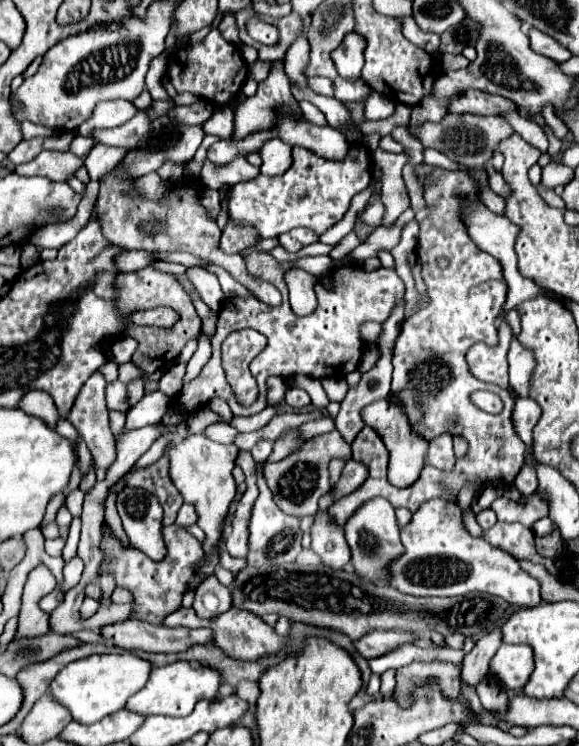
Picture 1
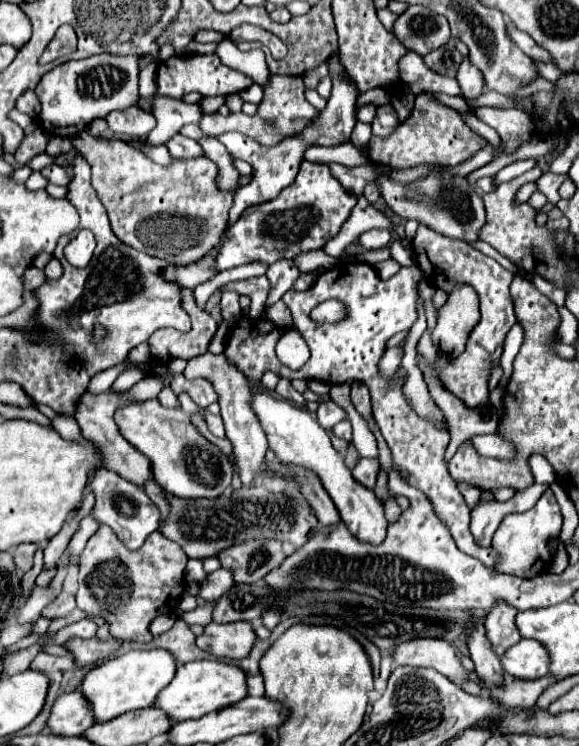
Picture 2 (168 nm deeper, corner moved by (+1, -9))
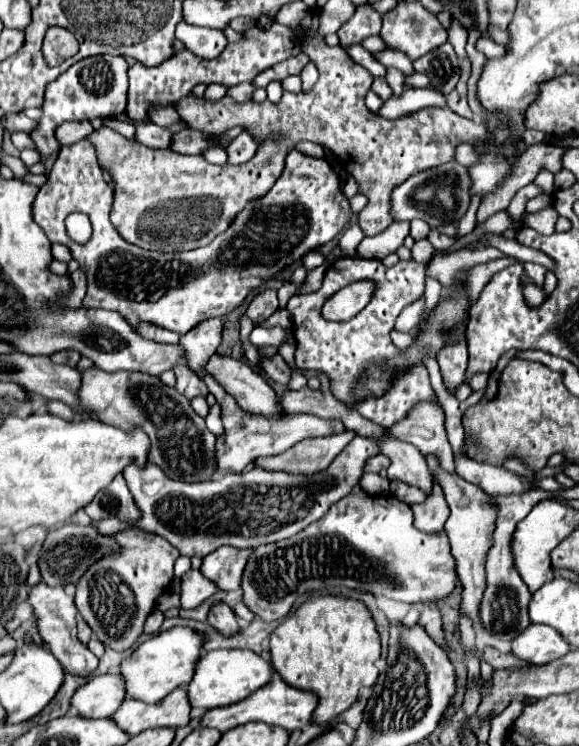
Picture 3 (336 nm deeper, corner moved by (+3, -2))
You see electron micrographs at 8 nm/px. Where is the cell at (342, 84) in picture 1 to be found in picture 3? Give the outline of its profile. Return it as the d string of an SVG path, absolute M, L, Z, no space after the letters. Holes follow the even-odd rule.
M309 62L309 64L303 68L303 72L301 72L303 90L311 90L311 88L313 88L313 84L317 82L317 78L319 78L319 72L317 72L315 64L313 64L313 62Z

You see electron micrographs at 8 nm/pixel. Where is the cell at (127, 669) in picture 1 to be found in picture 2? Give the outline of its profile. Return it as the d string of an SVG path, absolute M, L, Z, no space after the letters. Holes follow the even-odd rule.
M165 649L129 651L125 655L113 657L107 663L91 669L87 673L87 677L83 679L81 691L85 693L85 697L89 697L97 723L103 723L103 721L115 719L127 711L151 707L155 703L159 691L165 685L169 685L169 681L175 677L175 669L177 669L177 661Z

